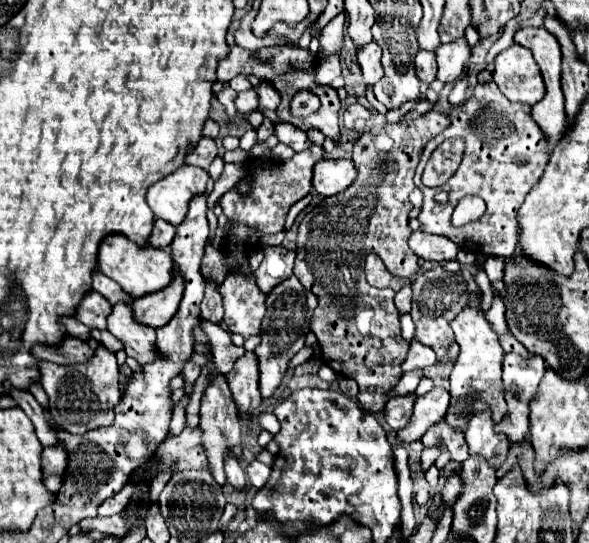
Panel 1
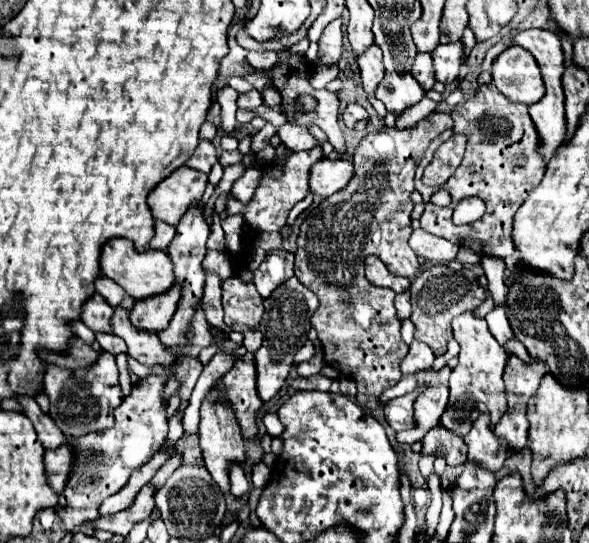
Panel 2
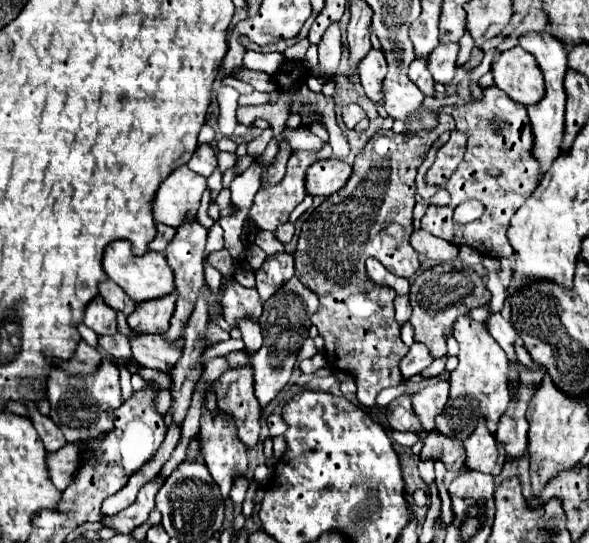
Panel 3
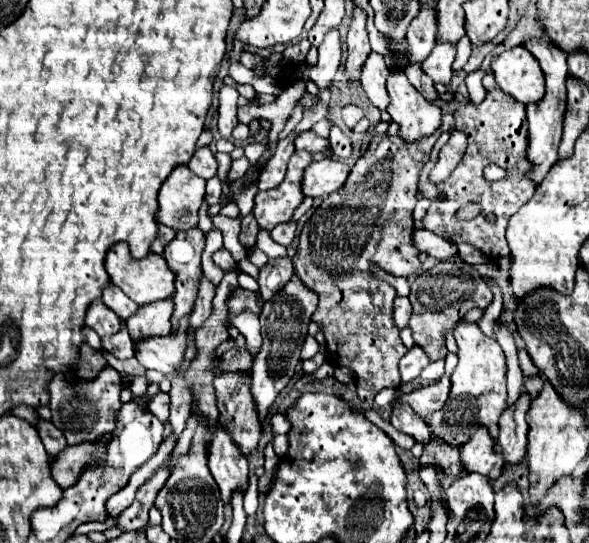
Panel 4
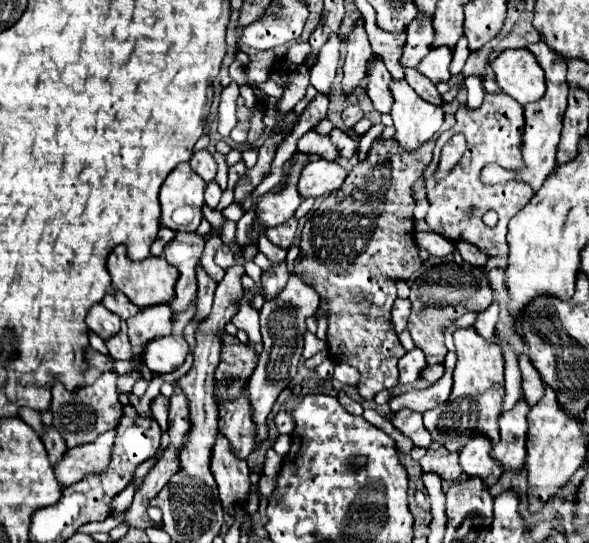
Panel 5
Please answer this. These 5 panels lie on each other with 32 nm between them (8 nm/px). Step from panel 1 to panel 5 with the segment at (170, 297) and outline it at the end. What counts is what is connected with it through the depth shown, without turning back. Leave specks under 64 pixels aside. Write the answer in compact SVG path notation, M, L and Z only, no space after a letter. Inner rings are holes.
M158 304L146 310L140 310L132 316L128 324L128 340L132 344L132 360L140 362L148 342L170 334L170 316L172 310L168 304Z

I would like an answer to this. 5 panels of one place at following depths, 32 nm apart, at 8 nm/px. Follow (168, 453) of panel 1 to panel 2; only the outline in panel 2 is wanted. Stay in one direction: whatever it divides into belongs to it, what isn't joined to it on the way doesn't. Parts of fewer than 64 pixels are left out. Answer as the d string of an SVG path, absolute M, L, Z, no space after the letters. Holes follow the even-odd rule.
M198 434L192 436L182 436L176 444L174 450L182 452L182 464L204 464L200 444L198 444Z

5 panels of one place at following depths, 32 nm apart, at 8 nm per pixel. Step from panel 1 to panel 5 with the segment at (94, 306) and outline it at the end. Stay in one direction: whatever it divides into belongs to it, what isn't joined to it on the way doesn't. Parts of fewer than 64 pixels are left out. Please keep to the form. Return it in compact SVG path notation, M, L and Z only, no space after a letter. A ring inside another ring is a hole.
M96 304L96 306L88 312L86 324L88 324L88 328L90 328L92 332L96 332L96 334L98 334L100 338L104 338L104 340L116 336L116 334L120 332L120 328L122 328L122 320L120 320L116 314L112 314L110 310L106 310L102 304Z

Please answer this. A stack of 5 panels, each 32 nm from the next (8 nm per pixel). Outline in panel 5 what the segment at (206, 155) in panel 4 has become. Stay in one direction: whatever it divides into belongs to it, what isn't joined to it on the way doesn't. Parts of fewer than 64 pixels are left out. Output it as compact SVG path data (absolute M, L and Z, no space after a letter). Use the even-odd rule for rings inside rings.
M200 150L192 156L190 160L192 170L204 178L204 182L212 182L216 176L216 160L212 158L212 154L208 150Z

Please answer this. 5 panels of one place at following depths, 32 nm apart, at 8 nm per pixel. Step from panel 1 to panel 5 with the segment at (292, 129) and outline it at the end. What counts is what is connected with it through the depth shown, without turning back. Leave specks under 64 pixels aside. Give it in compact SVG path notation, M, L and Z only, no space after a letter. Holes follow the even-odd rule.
M314 130L306 132L306 134L300 138L298 150L300 150L300 152L308 152L308 154L318 154L318 156L322 156L324 160L338 160L338 156L340 156L340 152L338 152L338 148L332 144L330 136L322 136L322 134L314 132Z

